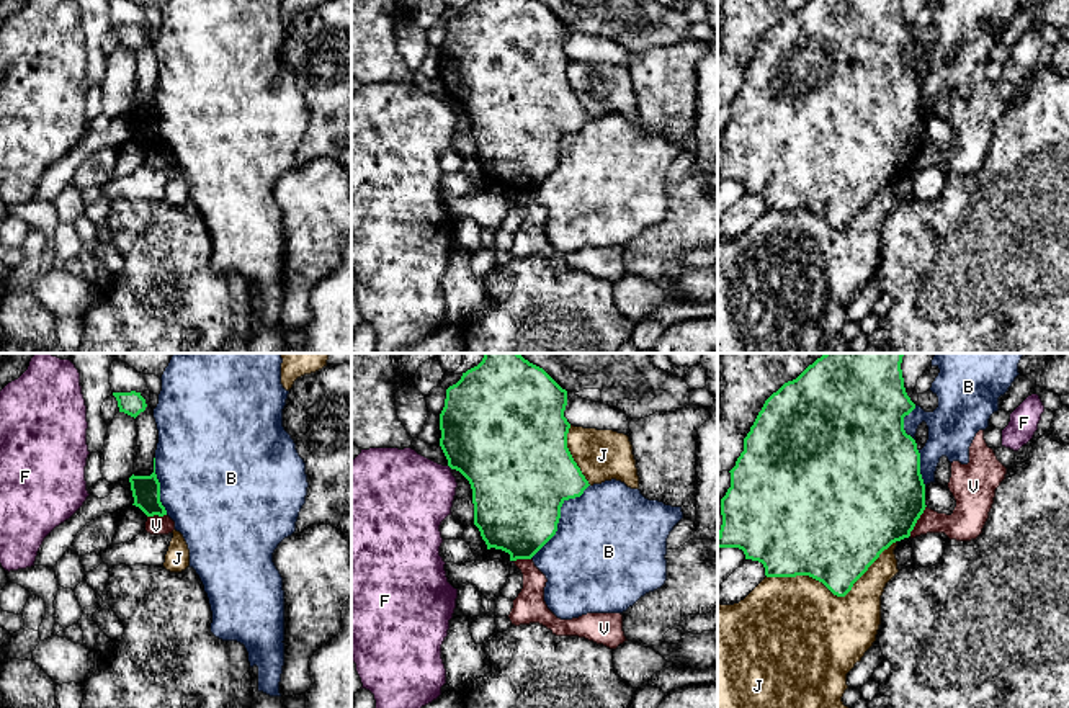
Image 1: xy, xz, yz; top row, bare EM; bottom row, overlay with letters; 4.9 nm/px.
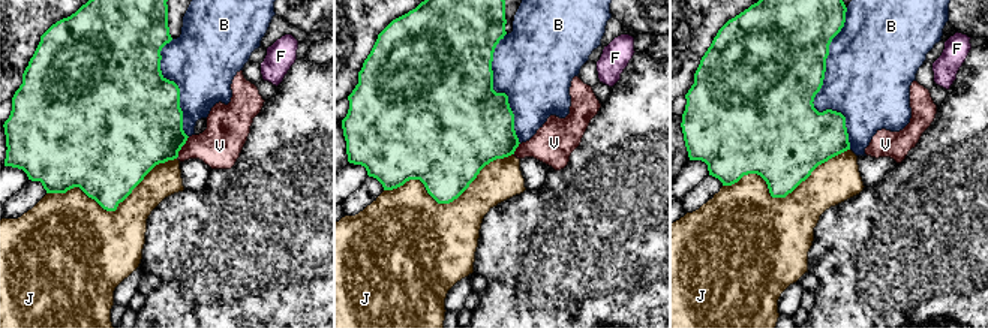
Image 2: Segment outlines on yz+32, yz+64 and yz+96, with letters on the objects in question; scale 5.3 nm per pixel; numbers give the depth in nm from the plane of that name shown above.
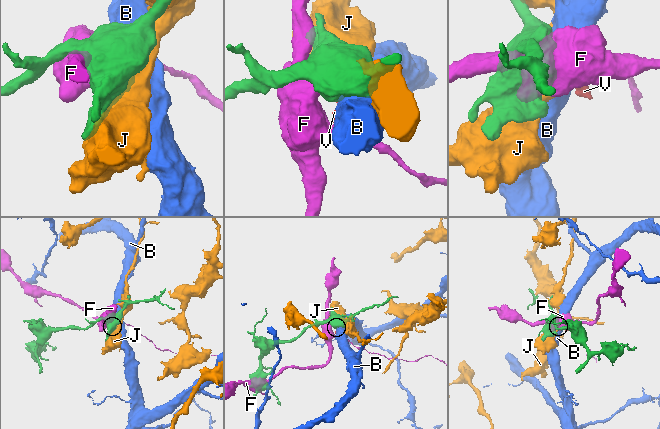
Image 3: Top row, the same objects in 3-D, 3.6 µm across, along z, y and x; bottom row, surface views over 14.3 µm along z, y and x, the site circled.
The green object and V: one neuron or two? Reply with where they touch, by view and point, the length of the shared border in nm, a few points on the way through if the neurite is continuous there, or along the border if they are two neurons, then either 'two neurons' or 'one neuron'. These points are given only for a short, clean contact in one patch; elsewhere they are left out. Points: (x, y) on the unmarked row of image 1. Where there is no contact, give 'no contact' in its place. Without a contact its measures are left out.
meets green in yz at (917, 152); contact 170 nm long; border along yz (925, 139), (909, 169); two neurons

